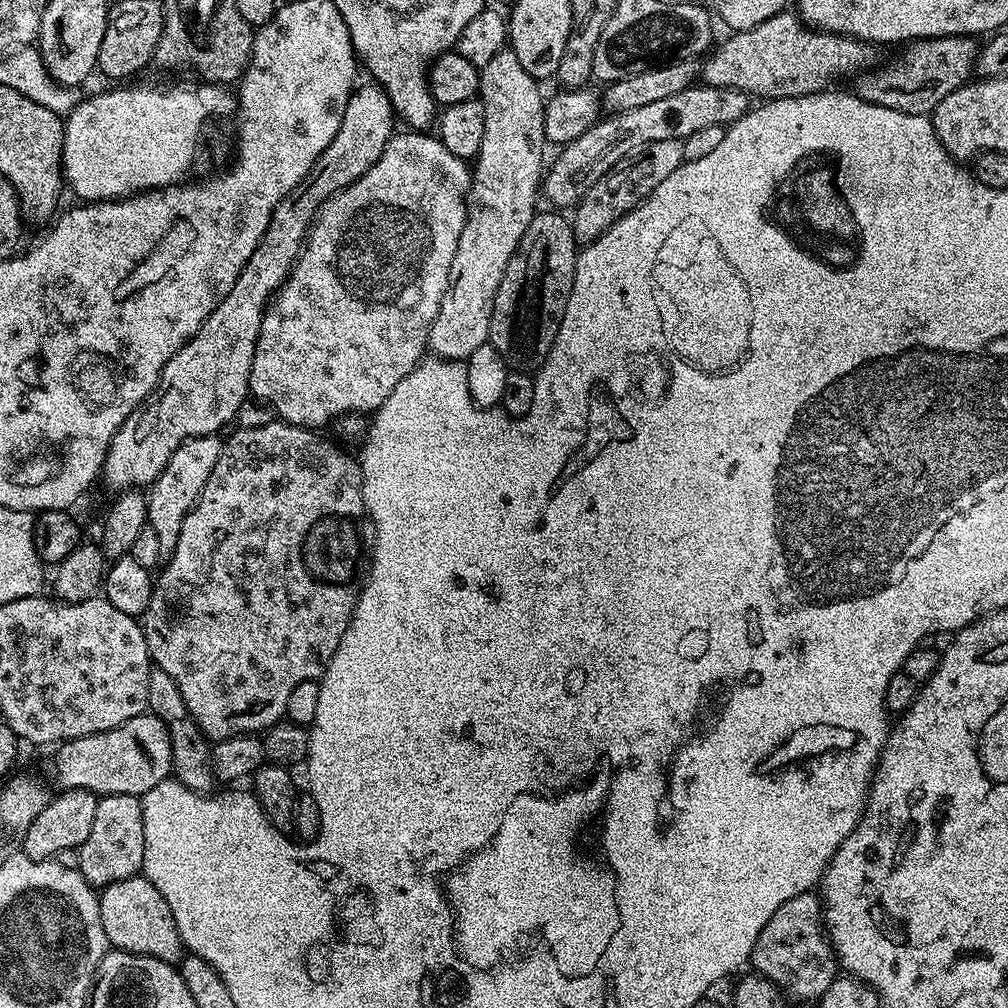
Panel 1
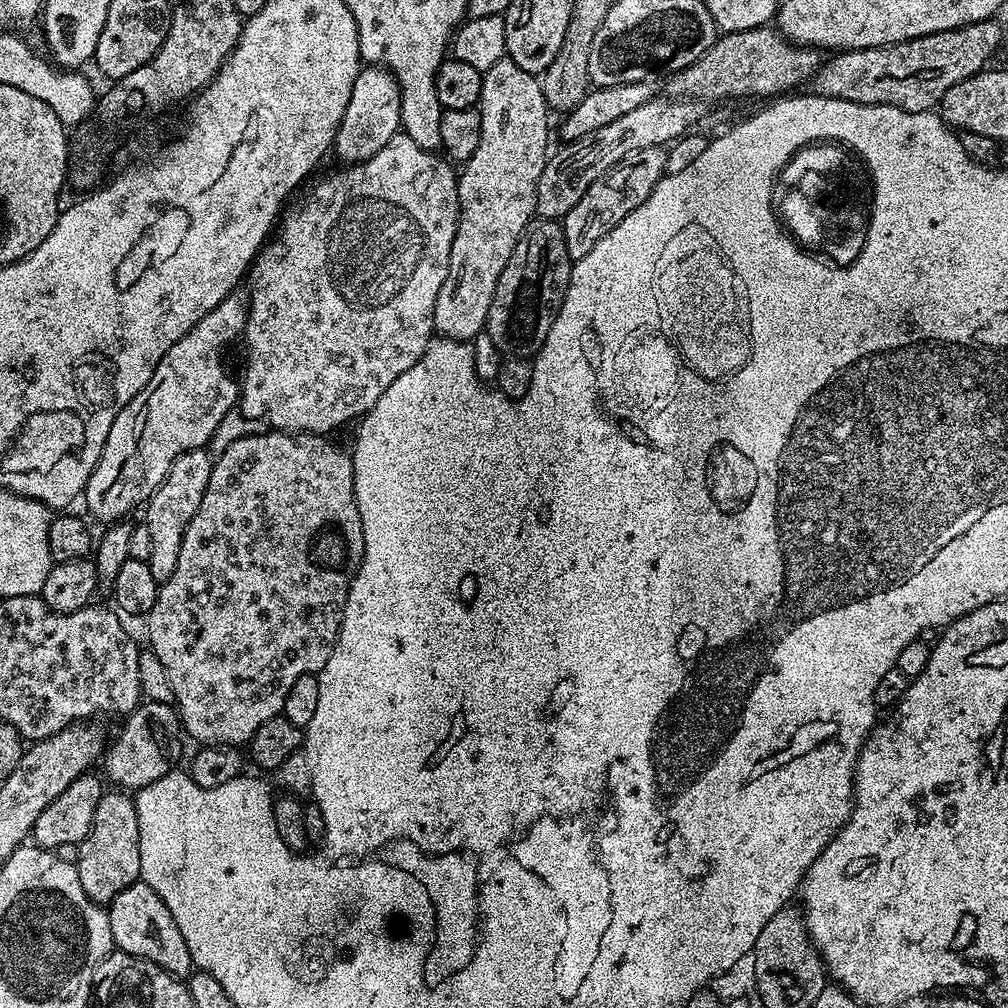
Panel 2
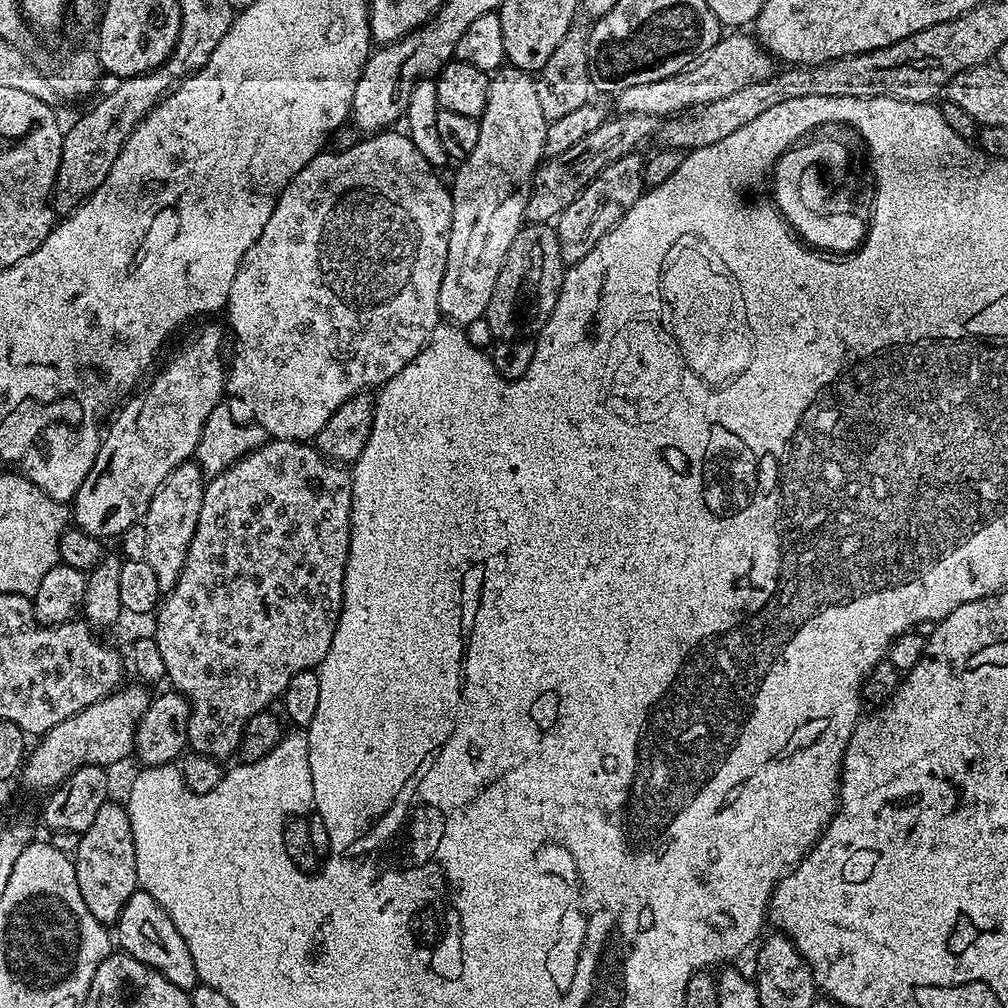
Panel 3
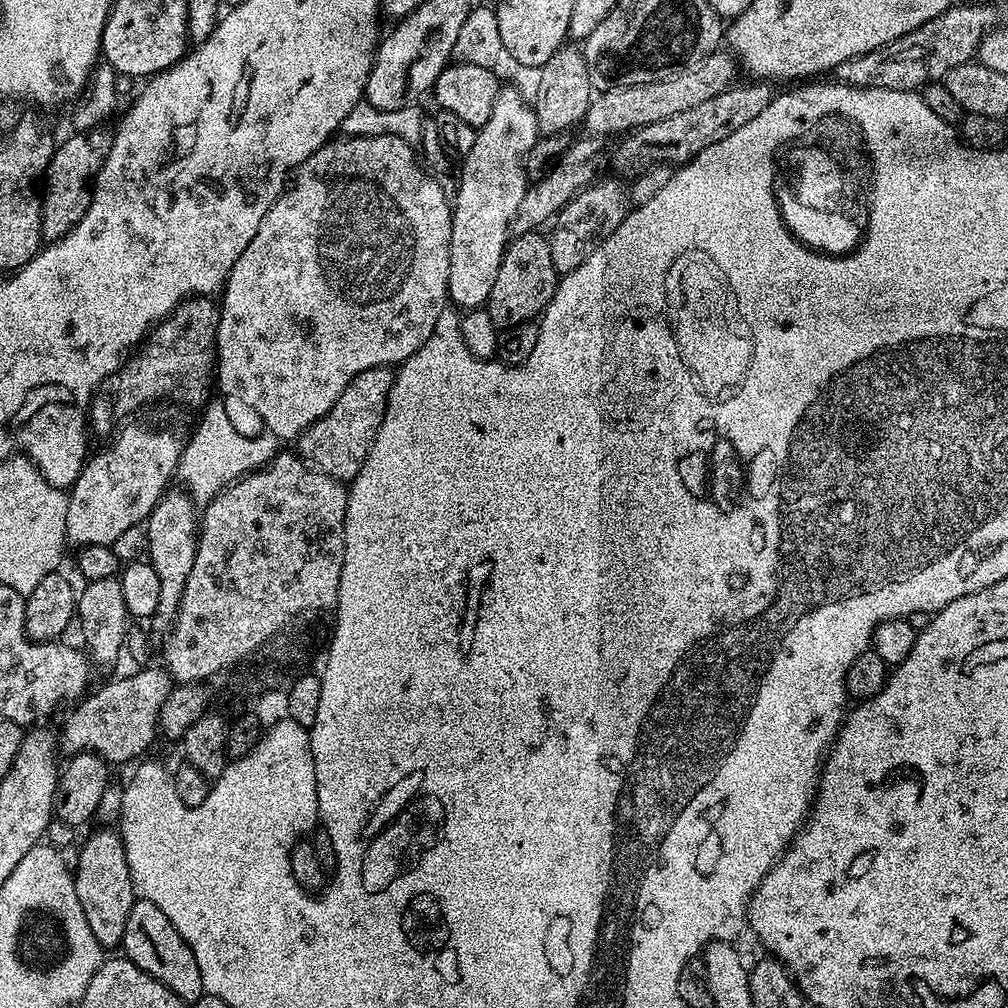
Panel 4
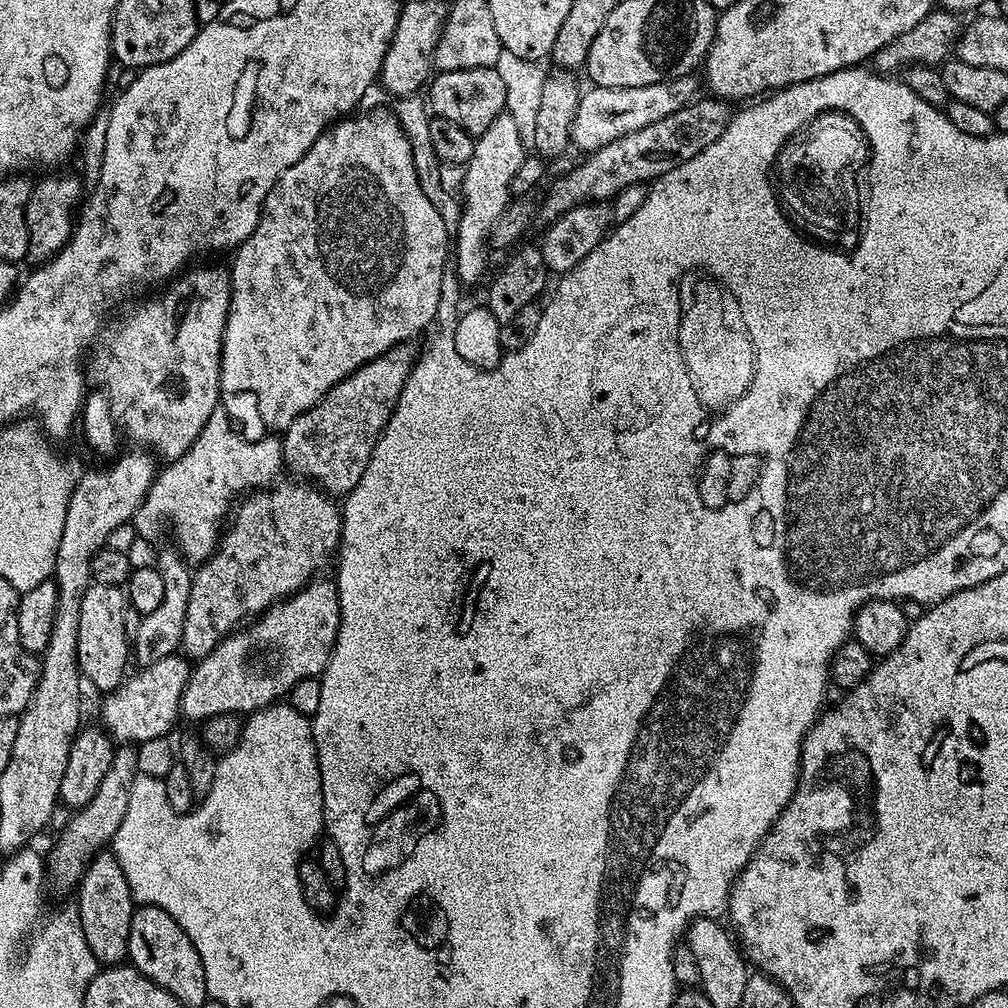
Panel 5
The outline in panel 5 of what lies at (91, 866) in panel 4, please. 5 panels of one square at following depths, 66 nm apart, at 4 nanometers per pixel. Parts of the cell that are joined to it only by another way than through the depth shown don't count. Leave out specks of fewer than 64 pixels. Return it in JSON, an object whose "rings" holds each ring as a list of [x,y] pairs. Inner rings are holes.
{"rings":[[[103,850],[89,862],[84,876],[80,879],[79,892],[80,897],[74,904],[80,913],[80,925],[86,938],[86,946],[90,946],[90,954],[94,954],[97,965],[125,963],[128,960],[128,939],[134,901],[130,886],[126,882],[126,874],[122,874],[122,866],[118,866],[118,858],[113,856],[111,851]]]}

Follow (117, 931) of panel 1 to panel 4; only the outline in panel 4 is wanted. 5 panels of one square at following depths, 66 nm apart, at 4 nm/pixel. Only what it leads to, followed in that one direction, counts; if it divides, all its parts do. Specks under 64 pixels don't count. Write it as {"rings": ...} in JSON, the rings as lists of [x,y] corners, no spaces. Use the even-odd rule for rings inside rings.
{"rings":[[[138,898],[132,903],[130,918],[126,918],[122,952],[127,959],[146,970],[146,974],[158,978],[162,986],[174,990],[174,994],[178,994],[178,998],[182,998],[185,1005],[195,1005],[198,998],[206,995],[202,986],[202,974],[198,970],[198,958],[194,958],[194,950],[190,950],[186,938],[182,938],[178,930],[174,930],[174,922],[170,922],[170,918],[166,918],[166,914],[162,914],[162,910],[154,906],[154,902]]]}

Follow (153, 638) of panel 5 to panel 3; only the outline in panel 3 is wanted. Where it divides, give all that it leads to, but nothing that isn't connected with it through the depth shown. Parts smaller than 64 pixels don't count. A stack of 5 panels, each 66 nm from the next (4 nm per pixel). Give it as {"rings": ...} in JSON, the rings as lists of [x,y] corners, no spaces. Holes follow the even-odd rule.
{"rings":[[[195,459],[178,465],[162,482],[162,486],[150,498],[142,523],[146,526],[146,558],[158,578],[158,590],[167,594],[174,590],[182,568],[186,566],[186,554],[190,542],[194,542],[194,530],[198,530],[198,514],[202,510],[206,473]]]}

